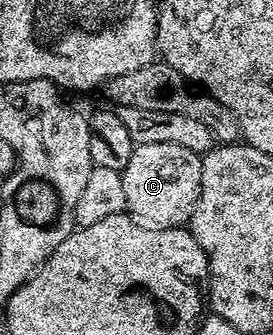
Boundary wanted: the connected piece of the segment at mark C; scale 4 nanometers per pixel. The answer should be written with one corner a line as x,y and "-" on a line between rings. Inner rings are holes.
151,142
134,147
131,162
120,172
128,215
151,228
179,228
188,225
201,189
201,156
175,146
175,142

